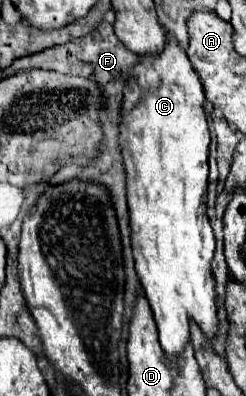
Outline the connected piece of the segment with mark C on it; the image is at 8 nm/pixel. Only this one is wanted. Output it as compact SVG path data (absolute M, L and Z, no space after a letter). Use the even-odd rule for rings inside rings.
M168 38L166 48L158 58L140 58L124 88L120 146L128 174L126 190L132 228L132 250L136 260L136 272L144 288L144 296L150 302L158 326L160 346L170 360L182 356L182 350L190 340L190 320L194 320L200 326L208 342L212 342L220 330L220 318L216 308L216 278L212 274L216 238L206 214L210 132L202 110L202 100L202 84L186 52L172 38Z

